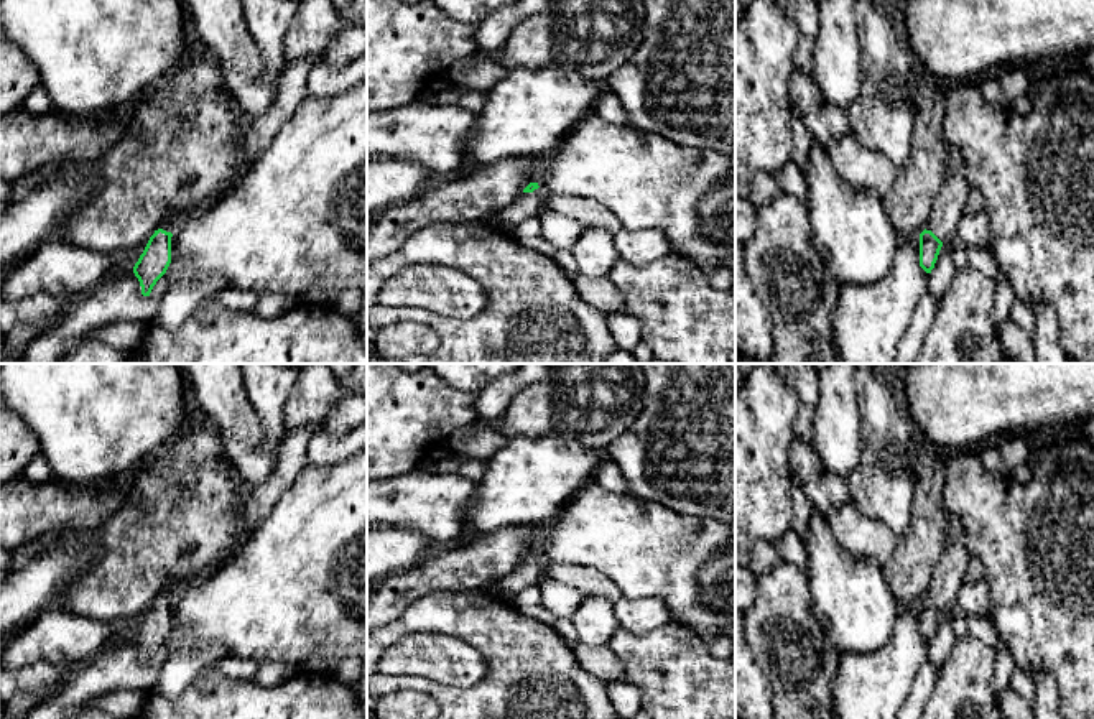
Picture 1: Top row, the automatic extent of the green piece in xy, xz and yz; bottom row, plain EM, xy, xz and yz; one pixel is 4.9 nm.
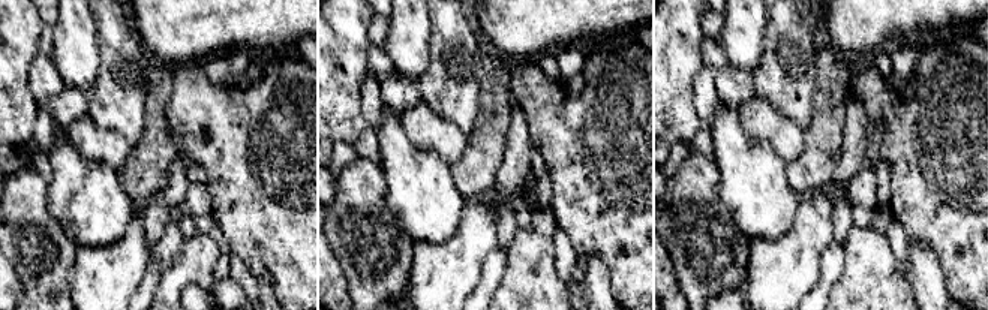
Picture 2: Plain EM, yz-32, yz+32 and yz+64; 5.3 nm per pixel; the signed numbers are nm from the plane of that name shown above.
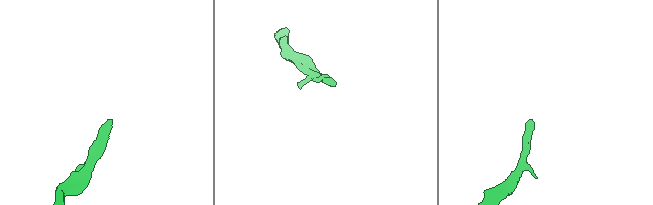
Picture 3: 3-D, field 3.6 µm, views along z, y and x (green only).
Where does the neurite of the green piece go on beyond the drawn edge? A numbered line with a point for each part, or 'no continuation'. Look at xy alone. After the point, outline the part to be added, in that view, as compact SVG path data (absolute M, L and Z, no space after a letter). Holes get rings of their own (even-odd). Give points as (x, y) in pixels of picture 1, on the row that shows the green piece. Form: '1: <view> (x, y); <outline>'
1: xy (170, 222); M168 214L168 216L163 219L160 229L163 229L163 230L173 234L174 229L178 227L179 220L181 220L181 219L179 219L178 216L174 216L174 214Z

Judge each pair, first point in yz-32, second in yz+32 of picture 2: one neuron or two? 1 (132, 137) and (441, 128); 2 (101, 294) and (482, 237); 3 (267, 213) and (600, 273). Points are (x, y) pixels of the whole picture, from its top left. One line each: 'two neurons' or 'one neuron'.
1: two neurons
2: one neuron
3: two neurons

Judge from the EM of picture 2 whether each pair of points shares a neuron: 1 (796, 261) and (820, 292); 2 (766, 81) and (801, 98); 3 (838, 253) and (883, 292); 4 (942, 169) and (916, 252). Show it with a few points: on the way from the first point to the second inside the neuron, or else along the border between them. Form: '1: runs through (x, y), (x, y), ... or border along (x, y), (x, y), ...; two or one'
1: border along (825, 252), (820, 261), (820, 276), (805, 294); two
2: runs through (775, 81), (784, 81), (793, 90); one
3: border along (844, 244), (844, 268), (829, 289); two
4: border along (909, 240), (925, 243), (937, 258), (942, 270); two

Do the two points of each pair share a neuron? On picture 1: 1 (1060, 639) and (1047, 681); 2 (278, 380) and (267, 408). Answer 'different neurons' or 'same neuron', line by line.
1: different neurons
2: same neuron

